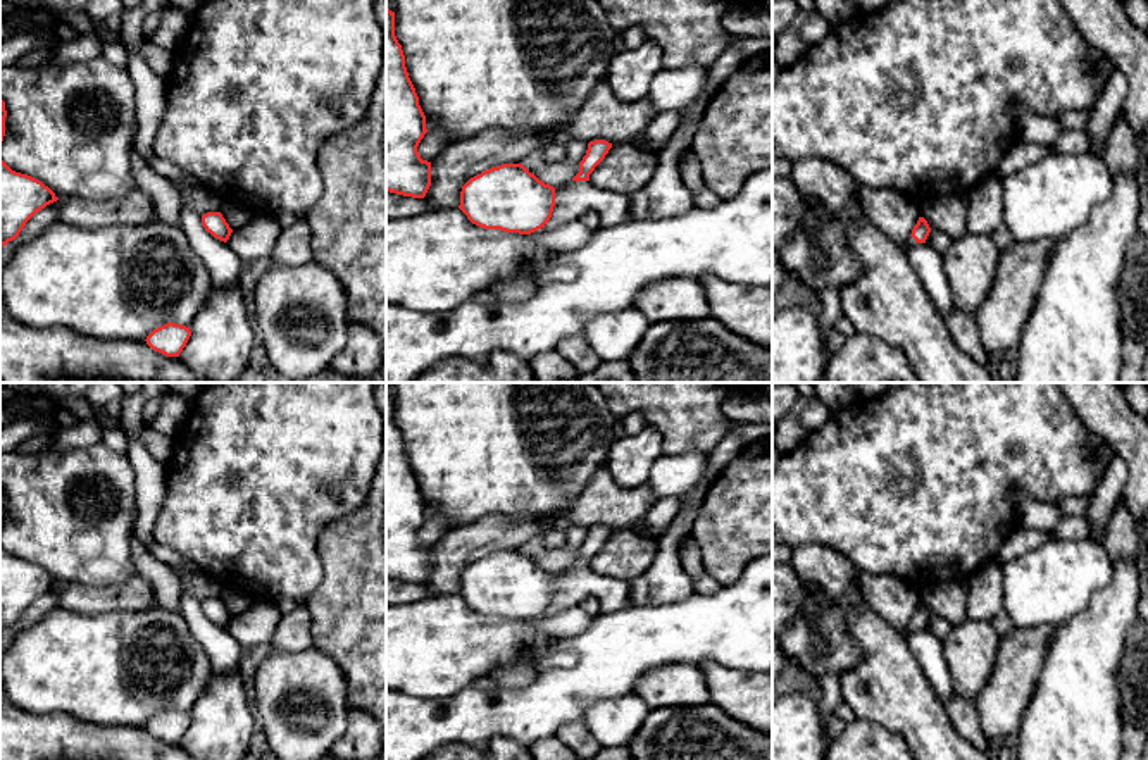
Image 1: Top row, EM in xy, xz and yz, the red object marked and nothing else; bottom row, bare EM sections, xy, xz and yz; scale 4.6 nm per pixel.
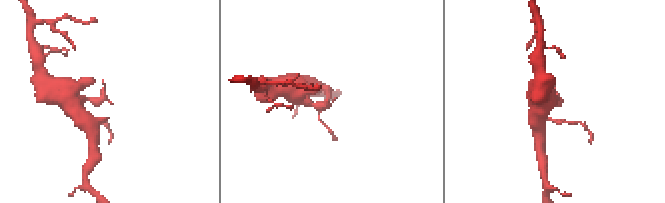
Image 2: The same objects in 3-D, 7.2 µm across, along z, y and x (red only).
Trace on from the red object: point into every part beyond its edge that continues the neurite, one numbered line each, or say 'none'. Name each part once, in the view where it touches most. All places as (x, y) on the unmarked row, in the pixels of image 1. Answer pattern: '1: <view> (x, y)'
none

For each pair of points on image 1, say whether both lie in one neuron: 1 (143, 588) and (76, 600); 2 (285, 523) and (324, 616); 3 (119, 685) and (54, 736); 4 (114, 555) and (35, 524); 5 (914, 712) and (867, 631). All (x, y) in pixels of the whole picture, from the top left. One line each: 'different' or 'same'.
1: same
2: different
3: different
4: same
5: same

